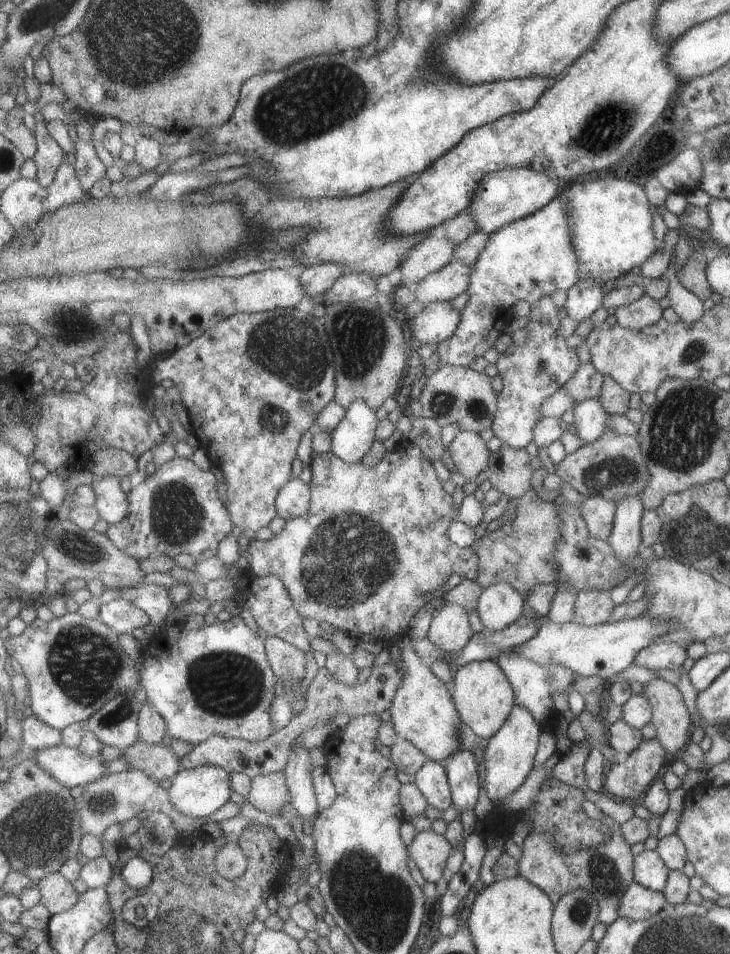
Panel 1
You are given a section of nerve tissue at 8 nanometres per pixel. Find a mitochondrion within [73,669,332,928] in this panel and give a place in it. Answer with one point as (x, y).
(121, 712)

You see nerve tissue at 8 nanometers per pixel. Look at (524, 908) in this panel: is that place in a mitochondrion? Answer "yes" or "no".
no

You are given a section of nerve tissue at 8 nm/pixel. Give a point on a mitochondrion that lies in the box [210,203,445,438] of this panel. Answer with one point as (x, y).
(297, 351)

